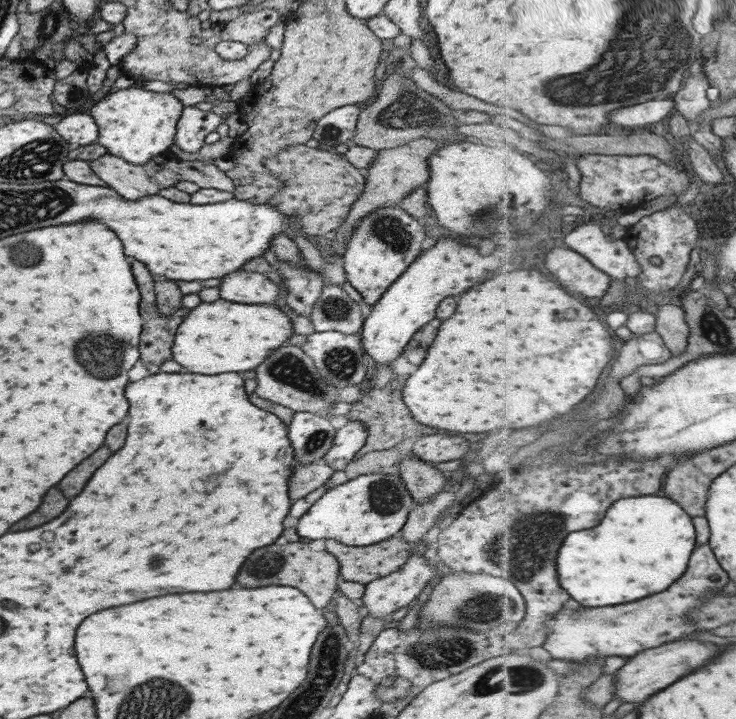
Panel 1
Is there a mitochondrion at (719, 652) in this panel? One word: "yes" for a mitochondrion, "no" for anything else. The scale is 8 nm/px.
no

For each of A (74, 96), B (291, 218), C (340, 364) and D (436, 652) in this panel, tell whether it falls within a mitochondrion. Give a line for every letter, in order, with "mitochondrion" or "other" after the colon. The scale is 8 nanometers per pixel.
A: mitochondrion
B: other
C: mitochondrion
D: mitochondrion

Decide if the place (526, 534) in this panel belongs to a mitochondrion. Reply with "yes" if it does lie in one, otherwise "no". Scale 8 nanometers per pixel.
yes

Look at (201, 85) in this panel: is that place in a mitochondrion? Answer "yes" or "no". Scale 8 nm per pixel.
no

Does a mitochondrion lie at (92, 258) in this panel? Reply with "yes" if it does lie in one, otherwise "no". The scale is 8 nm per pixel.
no

